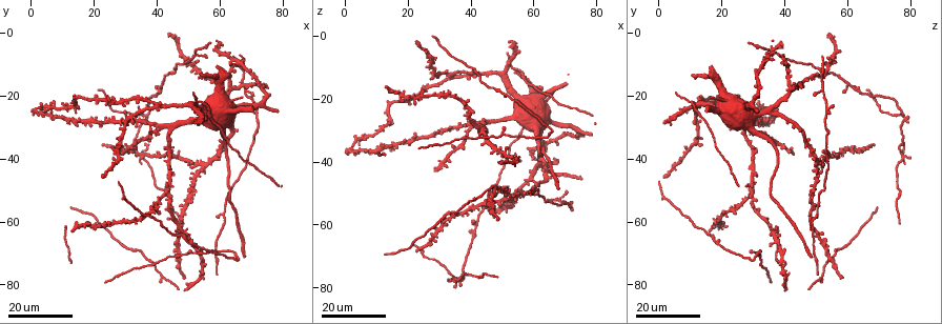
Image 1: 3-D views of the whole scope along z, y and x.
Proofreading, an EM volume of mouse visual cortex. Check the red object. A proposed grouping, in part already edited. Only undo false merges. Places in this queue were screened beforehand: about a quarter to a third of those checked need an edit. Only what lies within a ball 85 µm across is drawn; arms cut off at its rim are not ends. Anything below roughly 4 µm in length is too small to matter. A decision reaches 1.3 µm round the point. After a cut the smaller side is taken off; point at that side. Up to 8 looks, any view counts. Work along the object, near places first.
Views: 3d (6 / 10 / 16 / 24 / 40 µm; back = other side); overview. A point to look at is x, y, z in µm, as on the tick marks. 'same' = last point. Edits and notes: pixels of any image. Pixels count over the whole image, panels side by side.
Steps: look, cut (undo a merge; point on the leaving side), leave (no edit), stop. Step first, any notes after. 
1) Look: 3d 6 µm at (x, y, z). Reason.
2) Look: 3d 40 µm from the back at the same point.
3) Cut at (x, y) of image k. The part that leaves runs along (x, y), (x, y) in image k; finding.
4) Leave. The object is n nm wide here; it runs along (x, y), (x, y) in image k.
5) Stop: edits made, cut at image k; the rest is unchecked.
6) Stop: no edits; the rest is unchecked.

Look: 3d 16 µm at (43, 51, 29). Looks like a crossing.

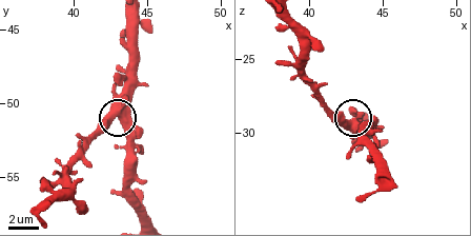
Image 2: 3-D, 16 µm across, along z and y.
Look: 3d 6 µm at the same point.

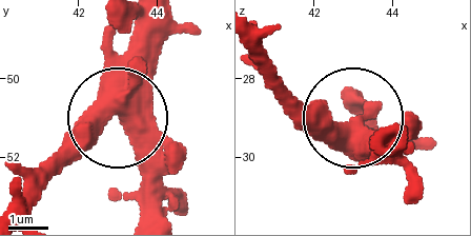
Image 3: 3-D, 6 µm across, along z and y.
Leave. 4 arms meet here; it runs along (147, 24), (144, 85), (31, 202) in image 3; one neuron here.

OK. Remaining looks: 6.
Look: 3d 24 µm at (45, 12, 51). Three arms meet.

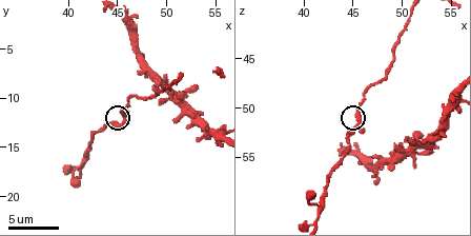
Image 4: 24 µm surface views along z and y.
Look: 3d 10 µm at (45.8, 11.8, 51.2).

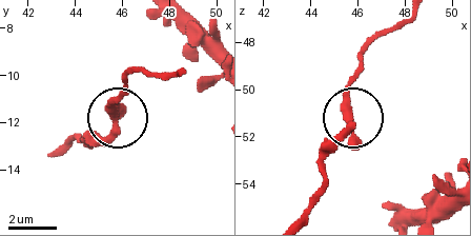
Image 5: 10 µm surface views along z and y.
Leave. 3 arms meet here; one neuron here.

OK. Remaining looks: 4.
Look: 3d 16 µm at (68, 18, 52). Two arms in line, one across.

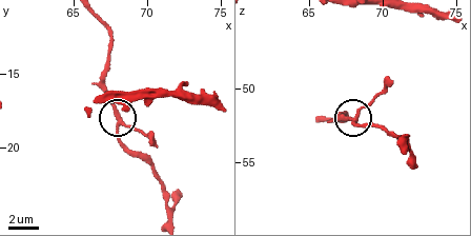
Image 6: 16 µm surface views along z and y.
Look: 3d 6 µm at (68.0, 18.4, 52.2). Zoom in.

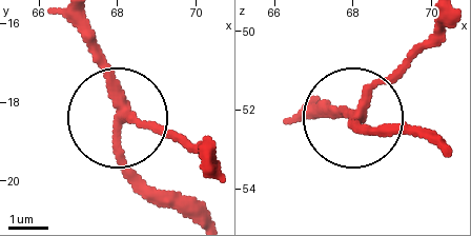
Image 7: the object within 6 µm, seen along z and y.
Leave. 3 arms meet here; one neuron here.

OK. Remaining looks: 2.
Stop: no edits; the rest is unchecked.

